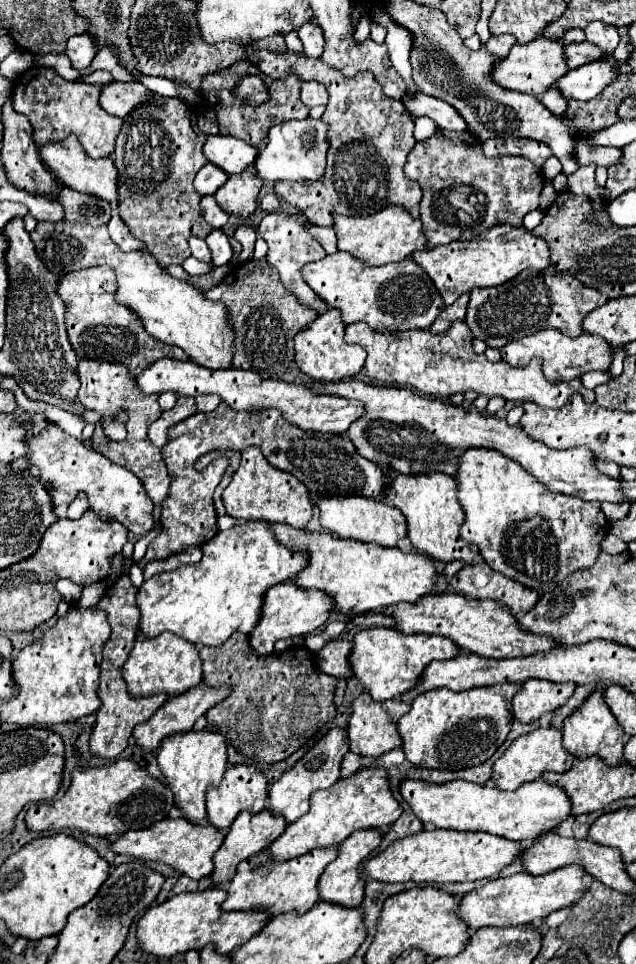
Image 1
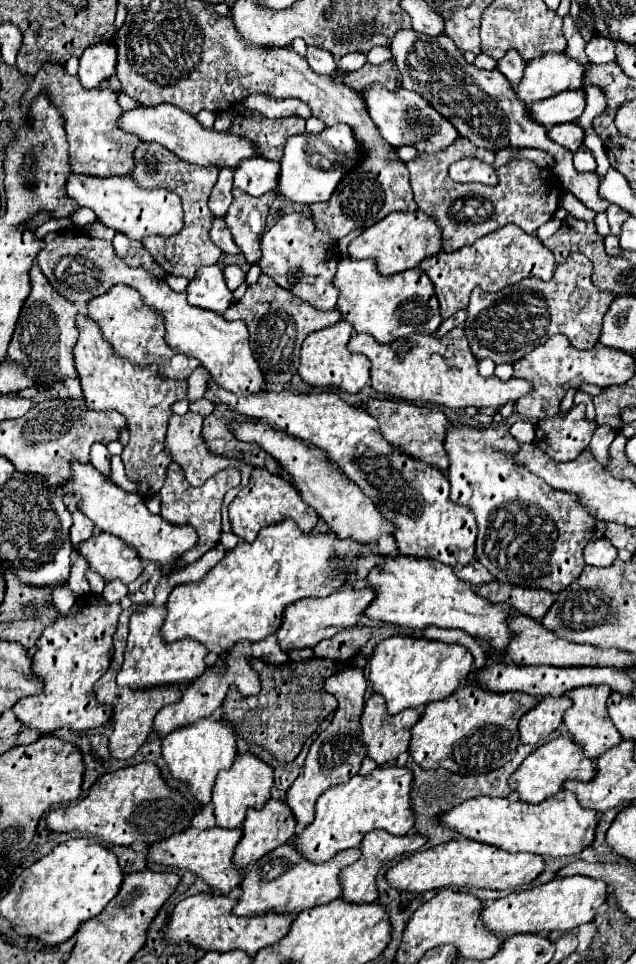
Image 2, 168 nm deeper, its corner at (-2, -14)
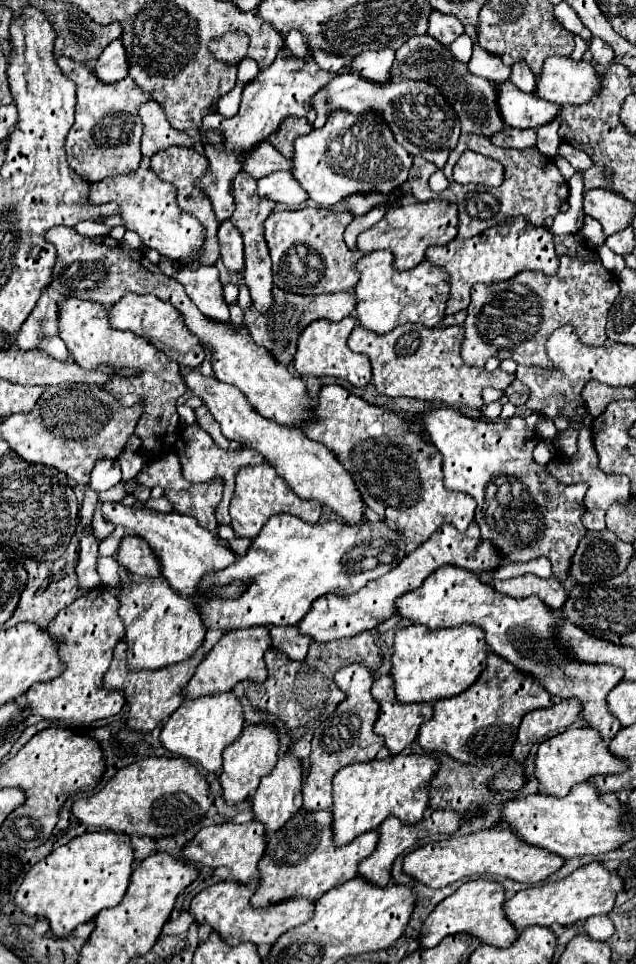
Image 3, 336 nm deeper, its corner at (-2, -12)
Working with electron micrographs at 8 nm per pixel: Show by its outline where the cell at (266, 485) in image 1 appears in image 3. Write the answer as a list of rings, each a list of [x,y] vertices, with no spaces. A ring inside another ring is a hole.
[[[269,463],[255,465],[255,467],[243,467],[237,473],[237,479],[235,479],[235,495],[233,495],[231,509],[229,509],[231,527],[233,527],[235,535],[237,537],[255,539],[259,535],[261,527],[267,523],[267,519],[271,515],[277,515],[277,513],[291,513],[291,515],[297,515],[299,519],[303,519],[307,523],[317,523],[317,519],[321,515],[321,505],[319,505],[319,501],[299,499],[287,487],[287,483],[275,473],[275,469]]]

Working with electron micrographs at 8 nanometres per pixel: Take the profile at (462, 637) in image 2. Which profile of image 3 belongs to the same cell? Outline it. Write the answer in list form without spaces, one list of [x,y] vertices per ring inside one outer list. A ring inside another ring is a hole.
[[[489,653],[487,665],[471,689],[435,703],[433,717],[421,725],[417,743],[425,753],[447,753],[455,761],[463,761],[467,765],[493,765],[503,759],[503,755],[511,755],[521,719],[529,711],[543,709],[553,703],[553,695],[549,695],[539,681],[525,677],[523,671],[515,669],[503,657]]]

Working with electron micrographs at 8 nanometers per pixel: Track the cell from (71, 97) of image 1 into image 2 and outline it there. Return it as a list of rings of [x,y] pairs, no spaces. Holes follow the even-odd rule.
[[[43,63],[35,73],[29,91],[21,103],[23,113],[29,111],[29,103],[37,97],[39,91],[47,91],[51,101],[65,117],[65,131],[69,141],[69,157],[73,173],[85,173],[93,177],[111,177],[111,175],[131,175],[133,171],[133,153],[139,147],[139,137],[119,129],[119,115],[123,109],[117,103],[117,91],[111,87],[105,89],[85,89],[79,83],[77,75],[67,75],[65,65]]]

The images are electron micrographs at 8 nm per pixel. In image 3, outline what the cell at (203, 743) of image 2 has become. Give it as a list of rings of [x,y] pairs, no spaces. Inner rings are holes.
[[[229,691],[211,697],[183,701],[183,705],[165,721],[161,729],[161,745],[177,757],[185,757],[187,761],[199,763],[205,771],[219,771],[223,751],[241,735],[241,731],[243,709],[239,699]]]

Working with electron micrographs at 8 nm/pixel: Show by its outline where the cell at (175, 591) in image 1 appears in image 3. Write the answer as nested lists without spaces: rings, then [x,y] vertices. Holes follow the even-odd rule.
[[[283,513],[283,515],[273,515],[265,523],[259,537],[253,539],[251,547],[247,549],[247,553],[243,557],[239,557],[235,563],[231,563],[229,567],[225,567],[221,571],[205,575],[199,585],[199,589],[203,589],[203,593],[193,595],[193,599],[197,601],[195,607],[207,629],[219,629],[221,633],[227,633],[233,629],[247,629],[247,627],[255,627],[255,625],[263,625],[269,629],[271,627],[289,627],[289,625],[297,625],[305,617],[305,613],[309,611],[311,603],[317,597],[321,597],[325,593],[333,593],[333,595],[357,593],[369,581],[385,575],[393,567],[397,567],[403,557],[405,557],[405,543],[399,539],[399,533],[395,533],[383,521],[379,521],[379,523],[363,521],[363,525],[327,521],[323,525],[319,525],[319,523],[311,525],[311,523],[303,523],[295,515]],[[235,581],[247,585],[247,589],[239,597],[235,597],[235,599],[223,599],[217,595],[205,597],[207,589],[227,587]]]

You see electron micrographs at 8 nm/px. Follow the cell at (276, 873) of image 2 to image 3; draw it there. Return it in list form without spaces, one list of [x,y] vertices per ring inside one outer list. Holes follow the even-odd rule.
[[[301,809],[279,833],[267,837],[267,849],[259,861],[259,885],[251,897],[251,907],[269,907],[293,897],[305,897],[309,901],[319,899],[329,889],[347,883],[357,877],[357,863],[373,853],[377,845],[377,831],[363,833],[343,849],[331,845],[331,813],[307,813]]]

